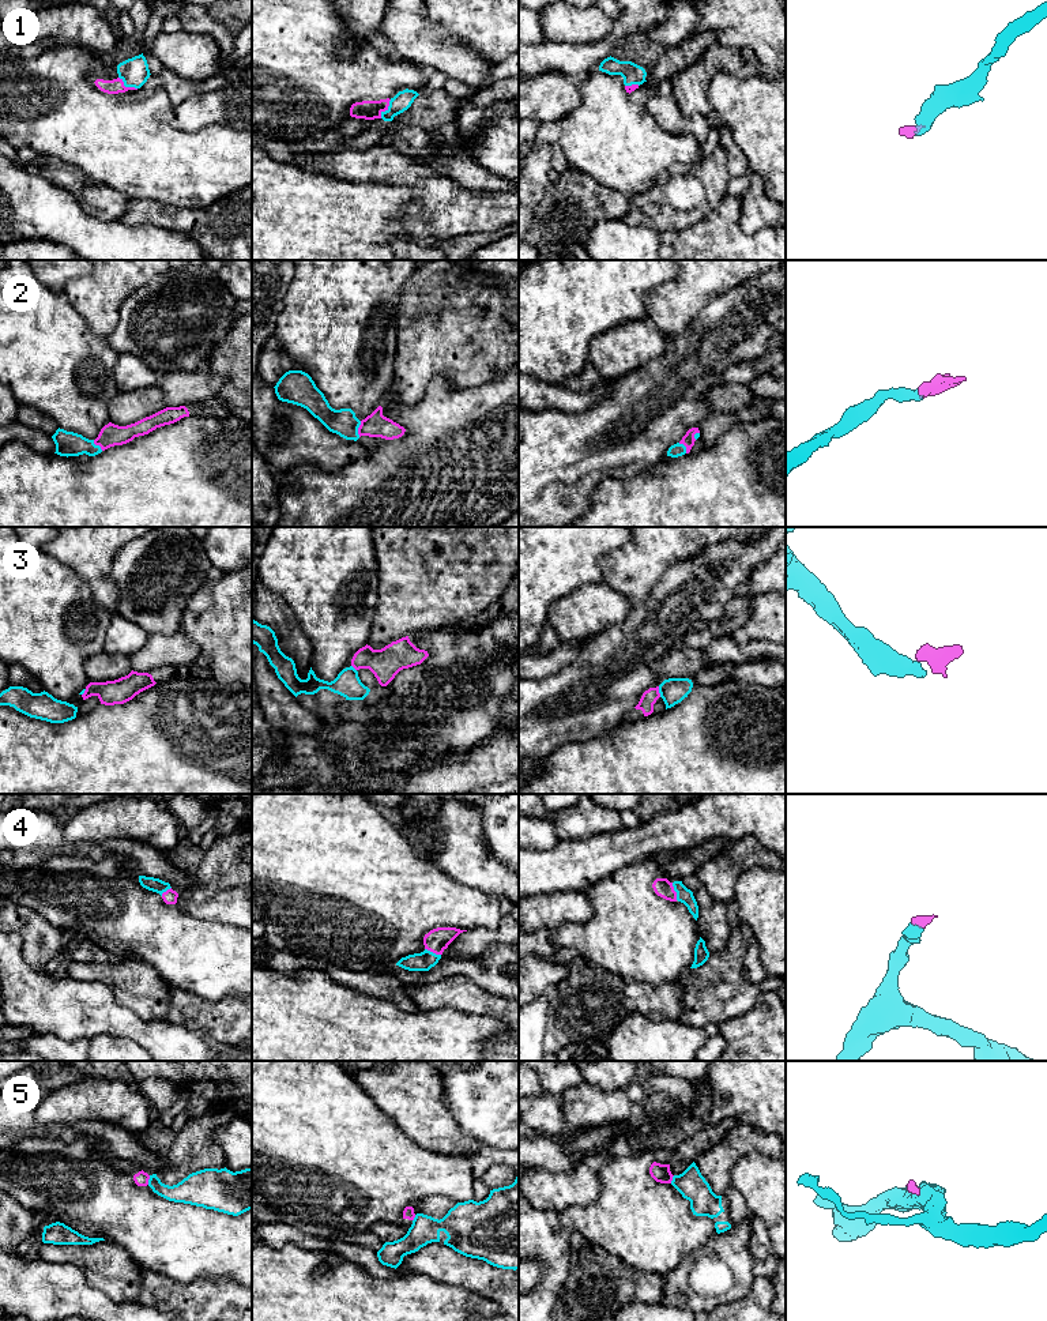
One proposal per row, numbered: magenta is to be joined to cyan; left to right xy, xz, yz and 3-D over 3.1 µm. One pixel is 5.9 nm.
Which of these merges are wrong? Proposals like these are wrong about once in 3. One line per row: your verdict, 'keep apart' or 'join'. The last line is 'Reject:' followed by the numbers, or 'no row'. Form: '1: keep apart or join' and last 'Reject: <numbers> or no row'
1: join
2: join
3: keep apart
4: join
5: keep apart
Reject: 3, 5

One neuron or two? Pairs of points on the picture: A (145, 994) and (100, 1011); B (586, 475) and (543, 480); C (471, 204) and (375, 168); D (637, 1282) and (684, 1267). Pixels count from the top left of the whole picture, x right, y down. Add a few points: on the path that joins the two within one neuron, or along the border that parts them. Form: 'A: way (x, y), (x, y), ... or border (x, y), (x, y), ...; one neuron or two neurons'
A: border (98, 981), (112, 992), (120, 1004), (147, 1020); two neurons
B: way (575, 475), (554, 475); one neuron
C: way (447, 204), (420, 177), (399, 170); one neuron
D: border (666, 1276), (666, 1288), (661, 1302); two neurons

